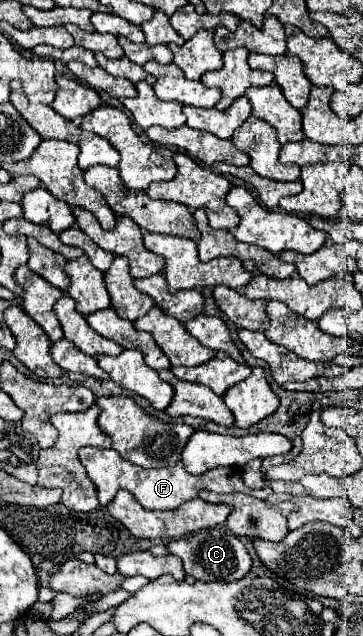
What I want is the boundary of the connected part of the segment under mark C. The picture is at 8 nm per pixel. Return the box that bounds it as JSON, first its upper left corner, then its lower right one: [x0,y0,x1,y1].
[167,526,253,582]

